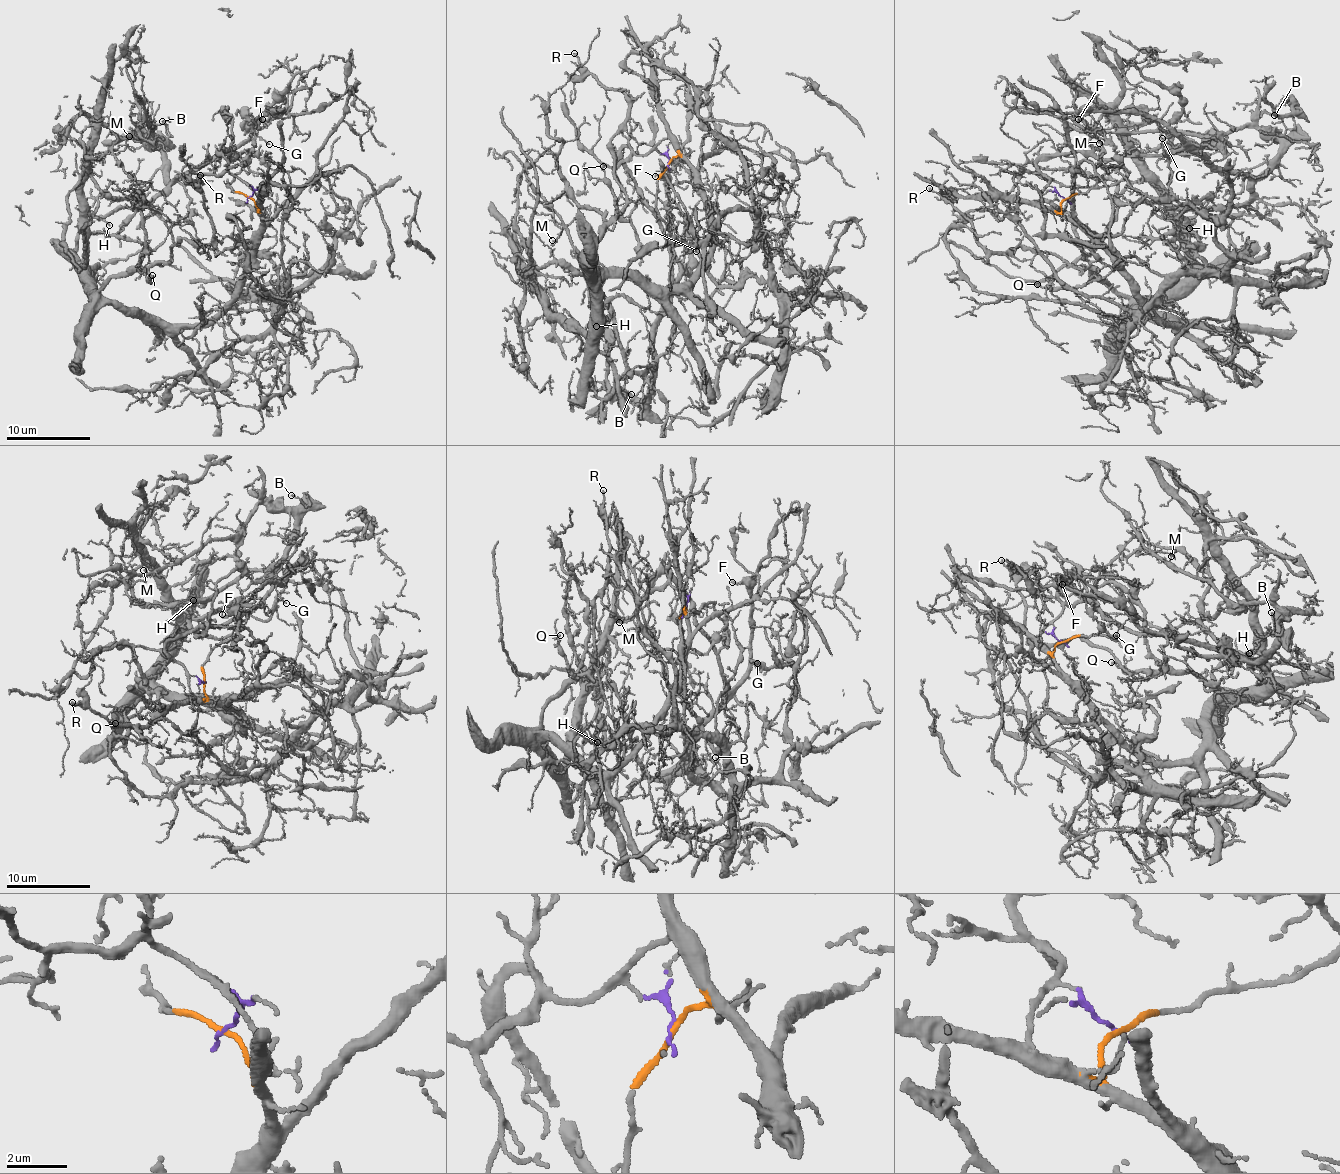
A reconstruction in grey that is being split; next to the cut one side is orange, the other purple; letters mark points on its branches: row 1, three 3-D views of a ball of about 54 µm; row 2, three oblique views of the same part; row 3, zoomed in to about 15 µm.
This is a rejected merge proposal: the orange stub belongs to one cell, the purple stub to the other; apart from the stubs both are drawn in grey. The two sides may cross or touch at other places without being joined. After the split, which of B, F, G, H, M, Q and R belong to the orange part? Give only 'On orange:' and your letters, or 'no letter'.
On orange: H, Q, R

